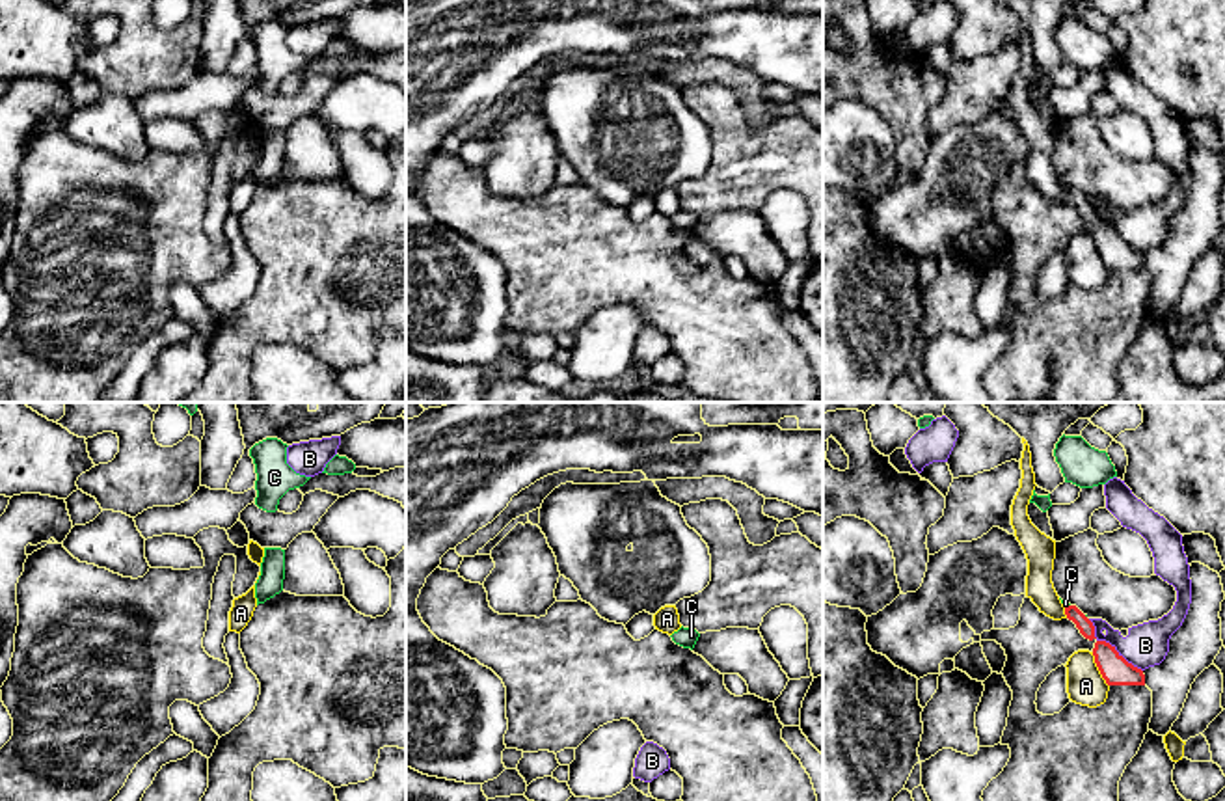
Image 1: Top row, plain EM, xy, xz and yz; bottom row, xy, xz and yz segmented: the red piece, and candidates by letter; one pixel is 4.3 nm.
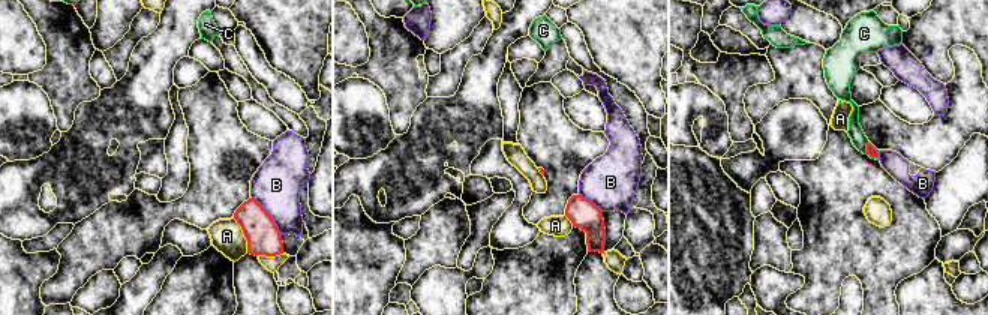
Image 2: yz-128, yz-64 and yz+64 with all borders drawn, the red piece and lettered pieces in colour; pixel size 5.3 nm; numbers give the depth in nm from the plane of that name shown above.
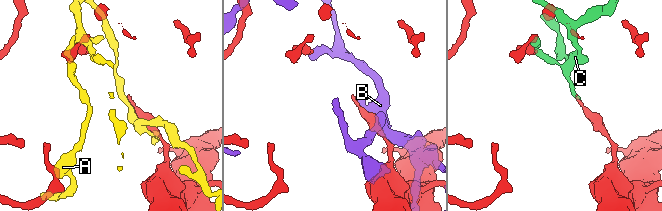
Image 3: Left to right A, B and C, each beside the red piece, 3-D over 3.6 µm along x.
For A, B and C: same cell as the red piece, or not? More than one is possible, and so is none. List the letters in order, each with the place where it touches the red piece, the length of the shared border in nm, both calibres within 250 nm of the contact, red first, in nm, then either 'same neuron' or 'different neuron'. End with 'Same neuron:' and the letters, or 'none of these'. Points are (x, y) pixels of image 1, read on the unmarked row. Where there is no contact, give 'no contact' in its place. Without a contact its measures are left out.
A: meets red in yz at (1099, 252); contact 170 nm long; 120 nm thick on the red side, 160 nm on the other; different neuron
B: meets red in yz at (1108, 226); contact 340 nm long; 120 nm thick on the red side, 190 nm on the other; different neuron
C: meets red in yz at (1069, 189); contact 30 nm long; 70 nm thick on the red side, 20 nm on the other; same neuron
Same neuron: C

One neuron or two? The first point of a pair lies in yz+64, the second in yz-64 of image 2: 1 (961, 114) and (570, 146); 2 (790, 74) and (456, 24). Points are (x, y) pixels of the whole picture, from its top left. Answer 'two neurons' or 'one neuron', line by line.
1: one neuron
2: two neurons

